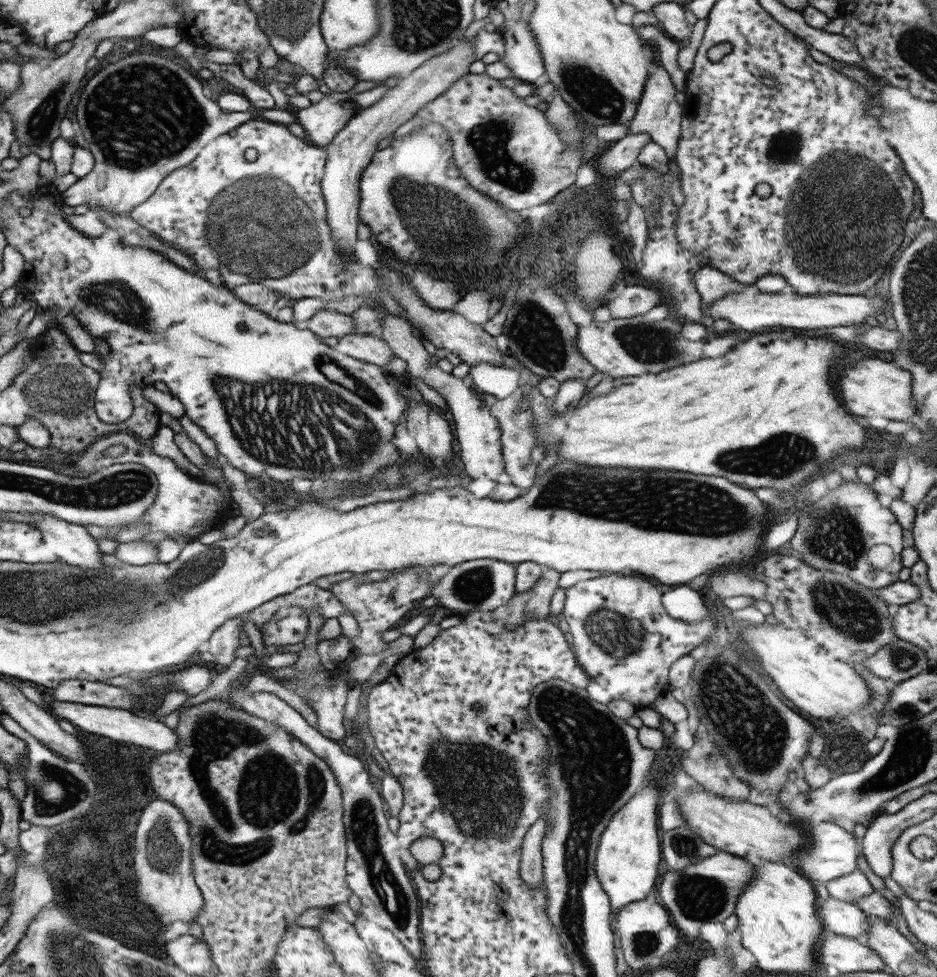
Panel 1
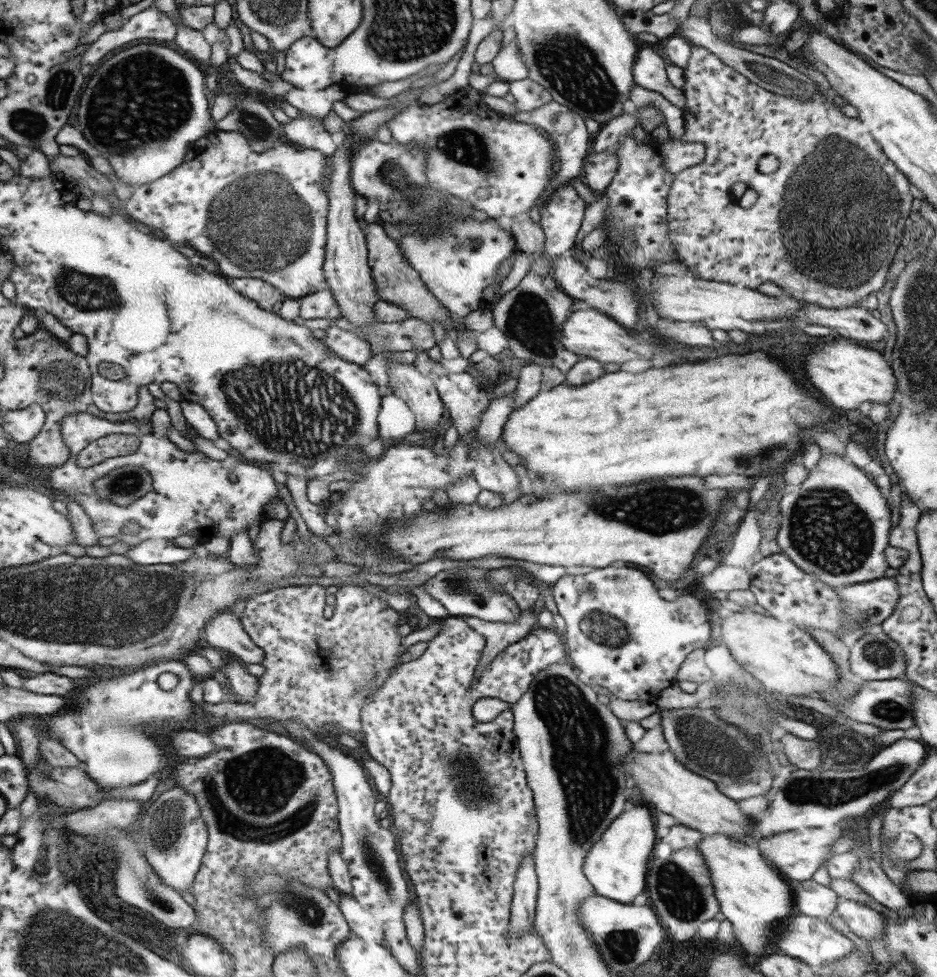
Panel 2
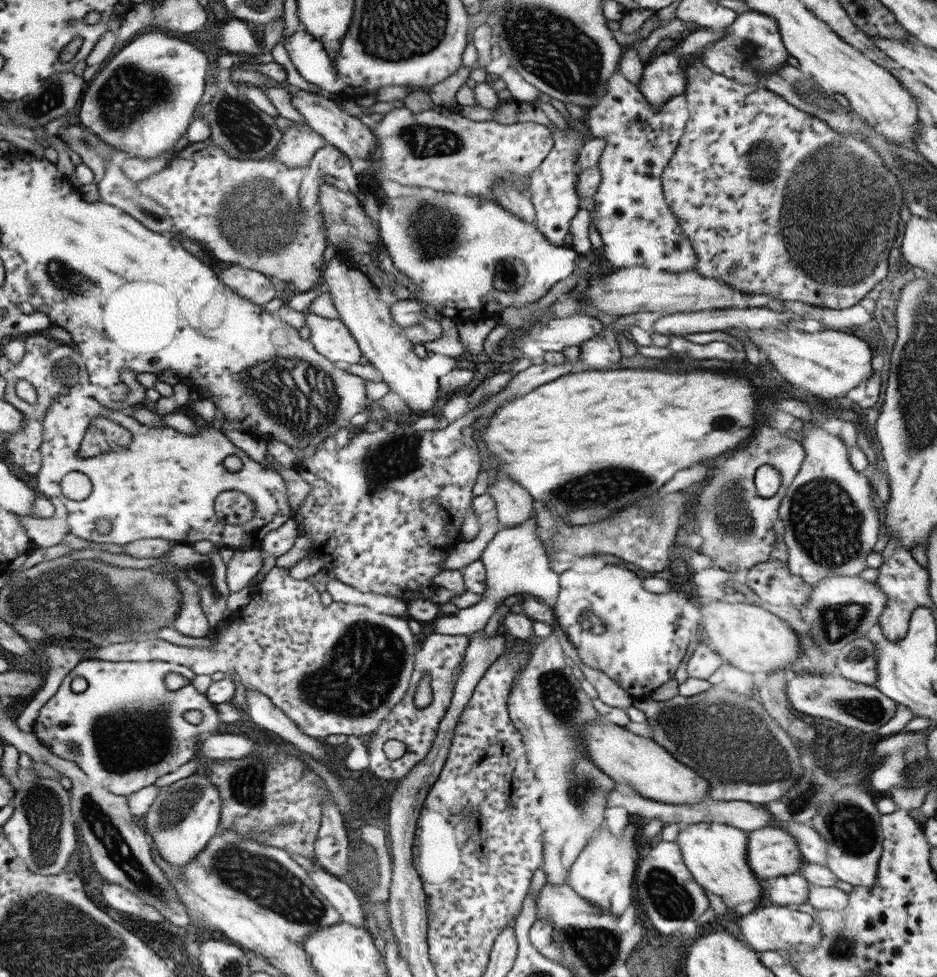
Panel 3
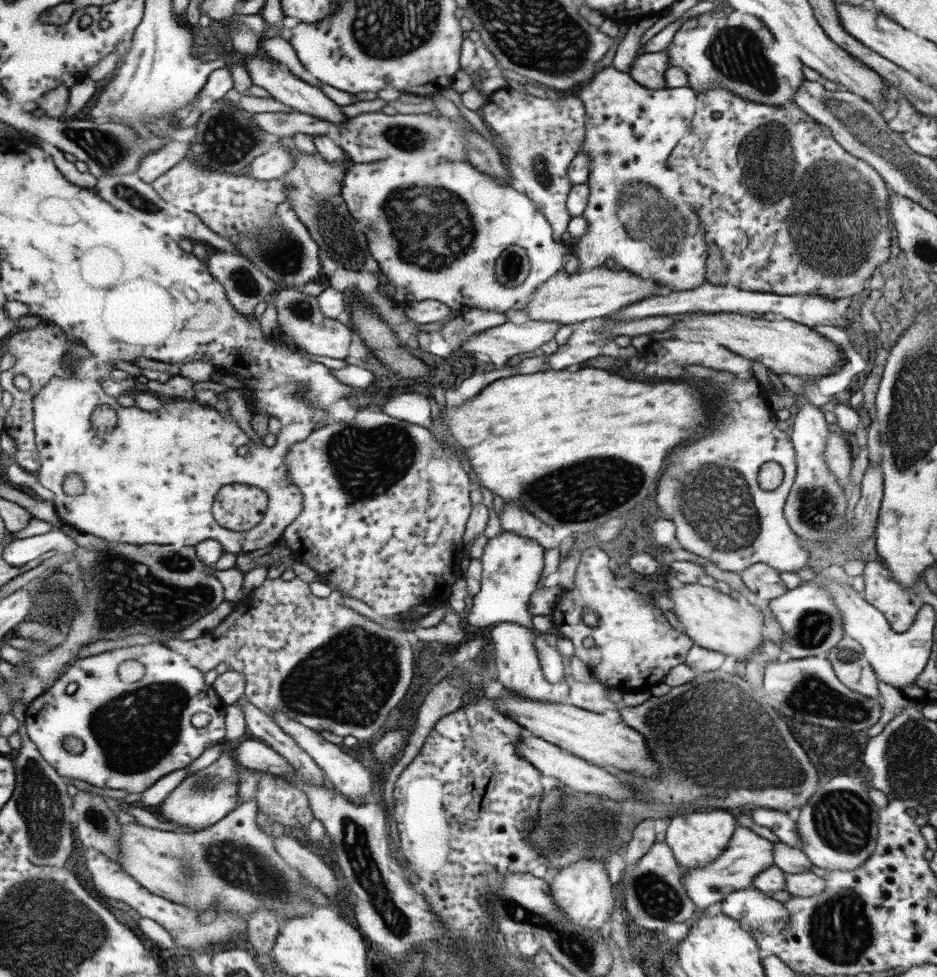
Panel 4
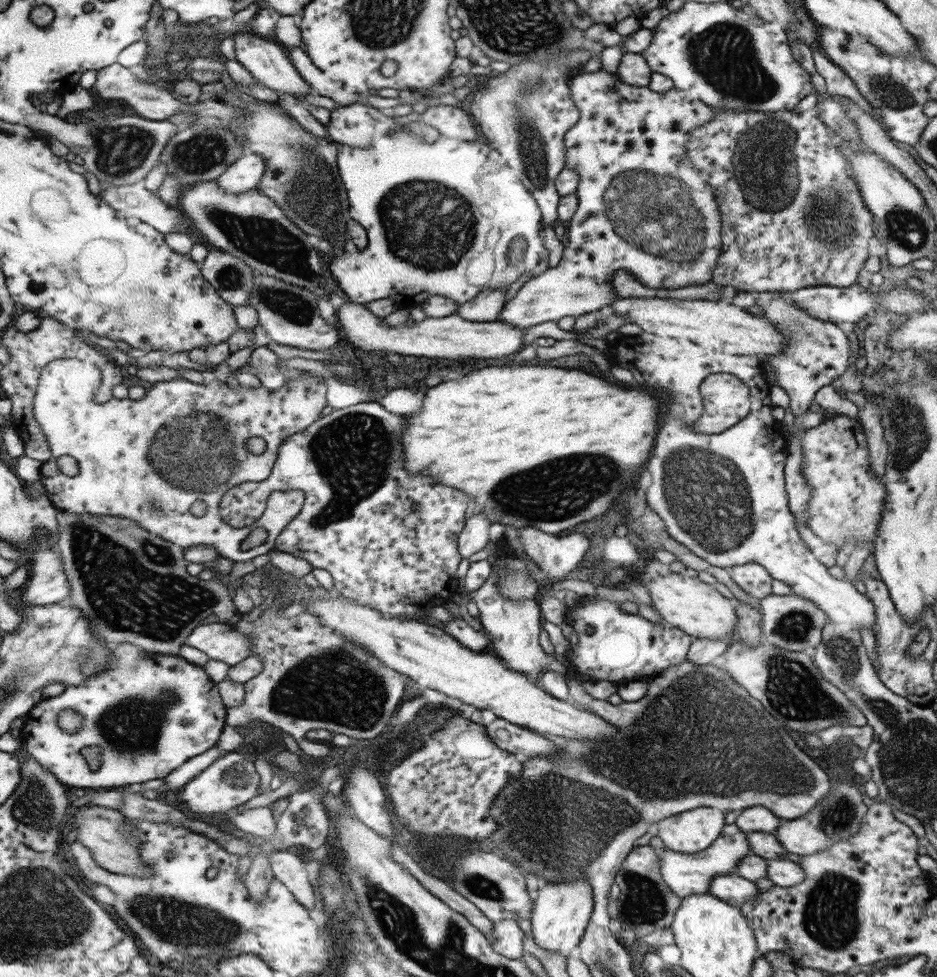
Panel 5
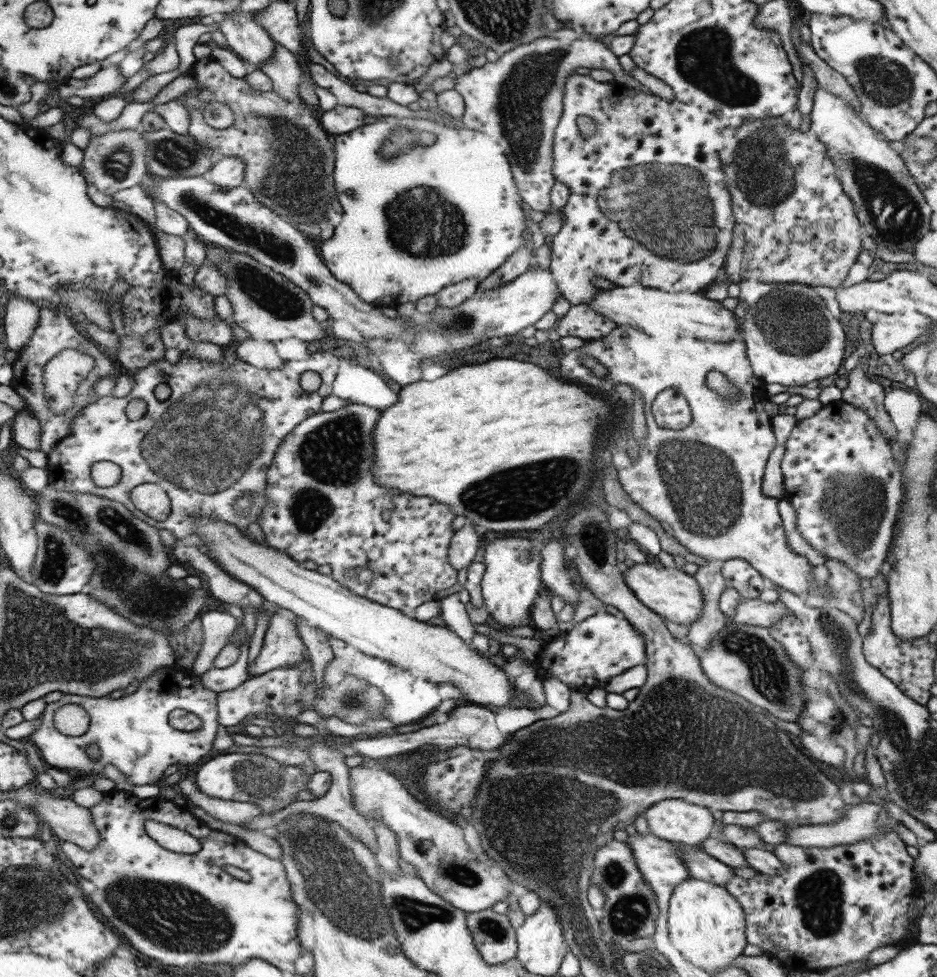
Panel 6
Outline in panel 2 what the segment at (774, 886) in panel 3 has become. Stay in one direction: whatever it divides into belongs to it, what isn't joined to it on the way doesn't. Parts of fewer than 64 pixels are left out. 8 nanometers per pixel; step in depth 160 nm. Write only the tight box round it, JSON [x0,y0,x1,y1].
[788,879,838,923]

